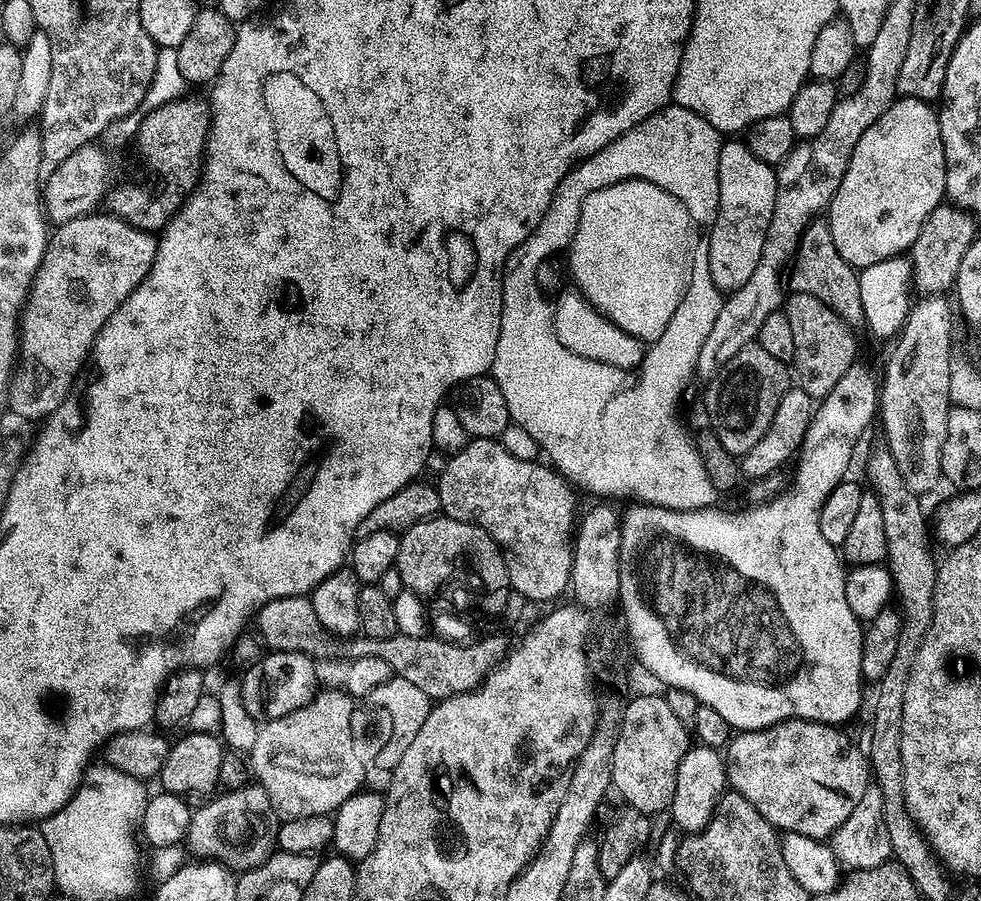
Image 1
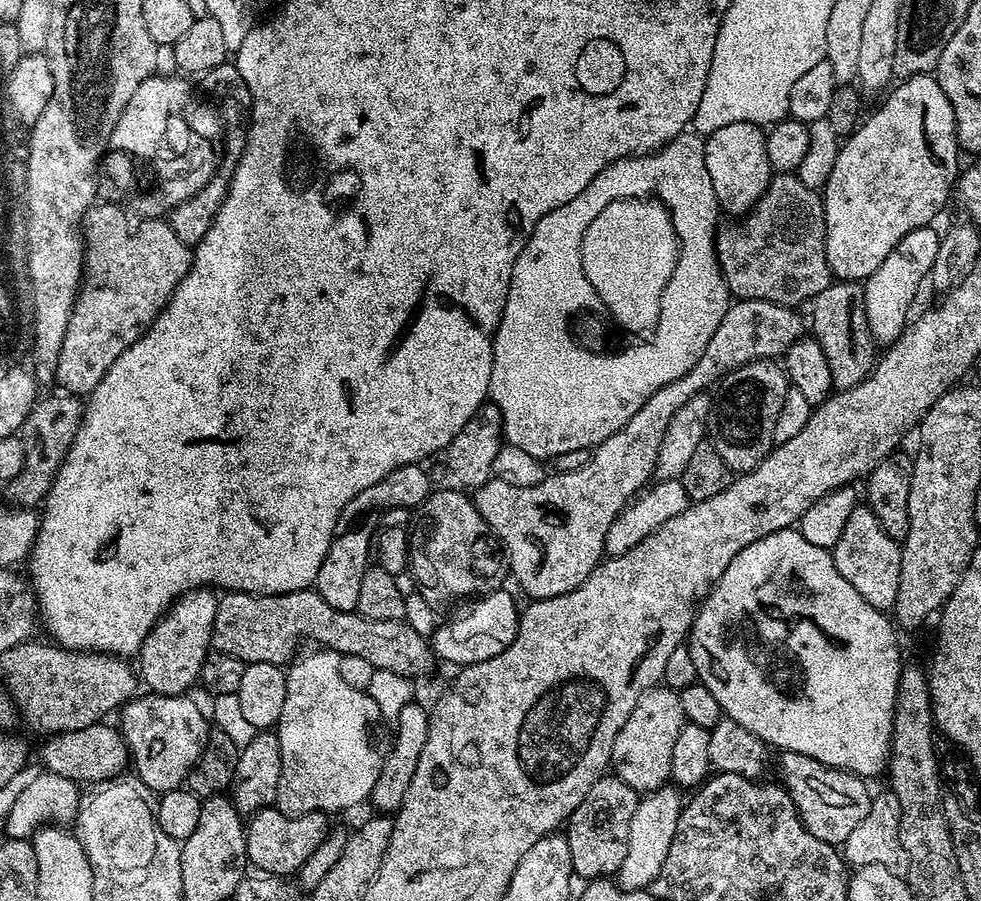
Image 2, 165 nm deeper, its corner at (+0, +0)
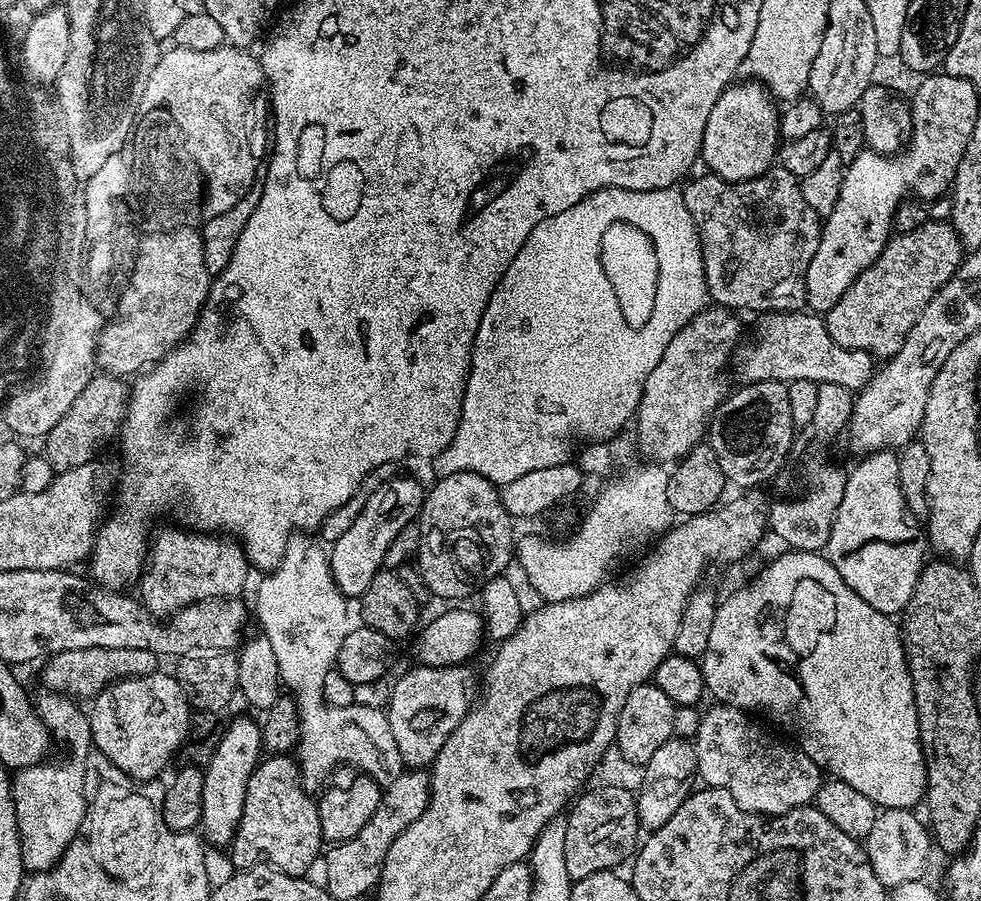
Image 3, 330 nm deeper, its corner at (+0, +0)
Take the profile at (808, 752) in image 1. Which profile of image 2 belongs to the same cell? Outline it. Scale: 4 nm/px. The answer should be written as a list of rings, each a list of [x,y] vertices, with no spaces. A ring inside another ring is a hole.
[[[780,752],[778,758],[780,758],[780,776],[784,779],[781,780],[782,787],[790,794],[806,830],[810,830],[814,838],[822,838],[822,842],[837,846],[843,845],[844,840],[850,838],[850,830],[854,830],[854,826],[858,826],[858,822],[866,818],[866,810],[870,810],[873,793],[868,792],[867,786],[864,785],[867,783],[855,772],[845,772],[843,768],[831,768],[806,754]]]

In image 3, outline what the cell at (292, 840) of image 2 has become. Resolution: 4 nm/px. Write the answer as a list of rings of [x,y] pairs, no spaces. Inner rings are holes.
[[[272,754],[261,759],[256,769],[250,774],[250,782],[246,786],[246,802],[242,806],[242,818],[236,827],[236,836],[230,845],[232,851],[232,868],[243,870],[254,868],[261,861],[288,876],[304,876],[312,863],[322,856],[320,844],[324,840],[324,831],[318,822],[317,801],[304,789],[300,782],[299,763],[288,754]]]

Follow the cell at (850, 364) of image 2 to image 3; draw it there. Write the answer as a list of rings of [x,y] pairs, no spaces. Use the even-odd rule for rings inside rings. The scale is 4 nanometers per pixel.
[[[929,219],[917,229],[893,235],[879,258],[866,270],[862,270],[862,274],[858,274],[850,290],[846,290],[846,294],[842,294],[842,298],[838,298],[838,302],[834,302],[834,306],[823,317],[830,338],[834,338],[838,346],[862,350],[874,358],[898,354],[898,350],[902,350],[902,342],[906,342],[906,334],[910,334],[914,322],[918,322],[918,314],[926,310],[930,298],[934,298],[934,294],[938,294],[944,283],[959,270],[965,256],[964,245],[960,243],[958,234],[948,222],[939,224],[938,221]]]

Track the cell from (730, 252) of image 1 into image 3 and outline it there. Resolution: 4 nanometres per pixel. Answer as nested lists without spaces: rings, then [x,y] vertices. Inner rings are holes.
[[[733,82],[714,102],[710,118],[706,118],[706,130],[702,134],[699,159],[709,173],[721,176],[729,184],[758,178],[773,167],[778,156],[780,115],[773,97],[759,82]]]

